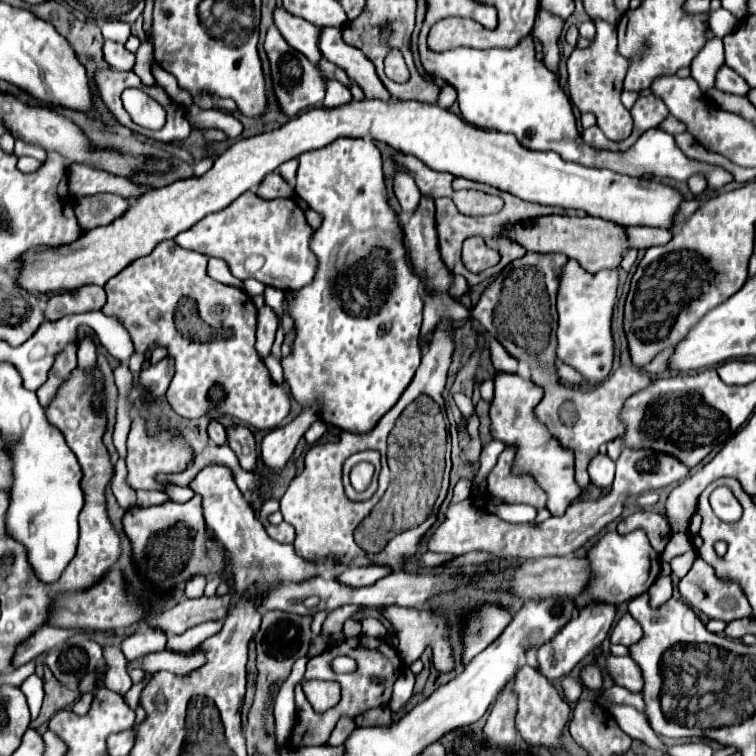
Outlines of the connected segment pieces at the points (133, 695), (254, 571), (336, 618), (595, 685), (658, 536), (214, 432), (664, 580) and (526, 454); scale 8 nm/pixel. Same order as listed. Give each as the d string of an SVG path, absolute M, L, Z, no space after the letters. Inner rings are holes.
M147 673L147 677L145 677L145 681L143 683L137 683L137 685L133 685L129 691L127 691L127 695L125 695L125 701L133 711L137 709L139 705L139 693L141 693L141 687L143 685L147 685L147 679L151 679L151 675Z
M219 463L205 465L189 483L189 487L203 495L203 509L205 509L205 521L207 527L215 531L217 539L229 549L231 553L231 567L233 567L233 579L239 593L245 593L249 587L255 585L255 591L261 593L267 585L275 583L277 579L287 581L303 581L327 571L335 571L339 565L333 559L323 561L305 561L303 557L295 555L293 545L281 545L275 543L259 519L255 519L249 501L245 501L245 495L239 491L233 473L229 467Z
M343 605L343 607L339 607L339 609L331 611L331 613L327 615L325 623L323 623L323 629L321 629L321 633L323 633L323 635L341 633L341 629L343 629L343 623L345 623L345 621L347 621L351 615L359 613L361 609L365 609L365 607L361 607L361 605Z
M587 665L583 669L583 673L581 673L581 681L583 681L585 687L589 687L593 691L601 691L601 687L603 687L601 685L603 683L603 673L601 673L601 669L597 665Z
M637 511L637 513L629 515L629 517L625 517L625 519L621 521L621 531L619 531L619 535L627 535L627 533L631 533L631 531L635 531L635 529L643 529L643 531L647 533L649 543L651 543L651 547L653 547L657 553L661 553L661 551L665 549L669 537L671 537L671 529L669 529L665 517L659 515L659 513Z
M211 421L209 425L209 437L215 445L227 445L227 431L219 421Z
M669 575L659 577L659 579L657 579L657 583L653 583L653 585L651 585L651 589L649 589L649 595L651 595L651 605L655 605L655 607L657 607L659 603L667 601L667 599L671 597L671 593L673 593L671 577L669 577Z
M497 373L495 375L495 397L491 401L491 437L503 441L507 447L515 447L513 475L531 475L535 483L547 495L547 509L551 515L563 515L565 509L583 495L583 489L575 481L575 457L573 451L555 439L545 423L535 415L535 407L541 401L541 387L519 375Z

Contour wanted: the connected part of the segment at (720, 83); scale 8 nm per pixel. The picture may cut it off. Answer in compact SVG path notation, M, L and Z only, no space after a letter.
M727 65L719 67L719 71L715 75L715 87L725 93L733 93L733 95L747 95L747 91L749 91L747 81L743 81L743 77L739 77Z

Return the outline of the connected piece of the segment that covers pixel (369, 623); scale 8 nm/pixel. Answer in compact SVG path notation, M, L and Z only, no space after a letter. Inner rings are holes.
M363 619L361 625L363 625L363 635L369 635L369 637L385 637L387 635L387 629L377 619Z

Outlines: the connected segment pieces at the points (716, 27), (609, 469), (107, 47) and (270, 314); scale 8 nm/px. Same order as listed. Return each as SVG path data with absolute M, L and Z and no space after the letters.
M717 9L717 11L711 11L709 13L709 29L715 33L715 37L729 35L737 25L739 25L737 17L733 17L725 9Z
M595 455L589 463L589 477L591 477L591 483L601 487L601 489L607 489L611 487L613 483L613 475L615 475L615 463L609 459L609 455Z
M115 41L103 43L103 59L111 69L119 69L119 71L131 71L135 65L135 55Z
M269 305L261 307L257 313L257 345L255 345L255 349L259 351L259 355L263 359L271 353L271 345L273 345L277 329L279 329L277 313Z

